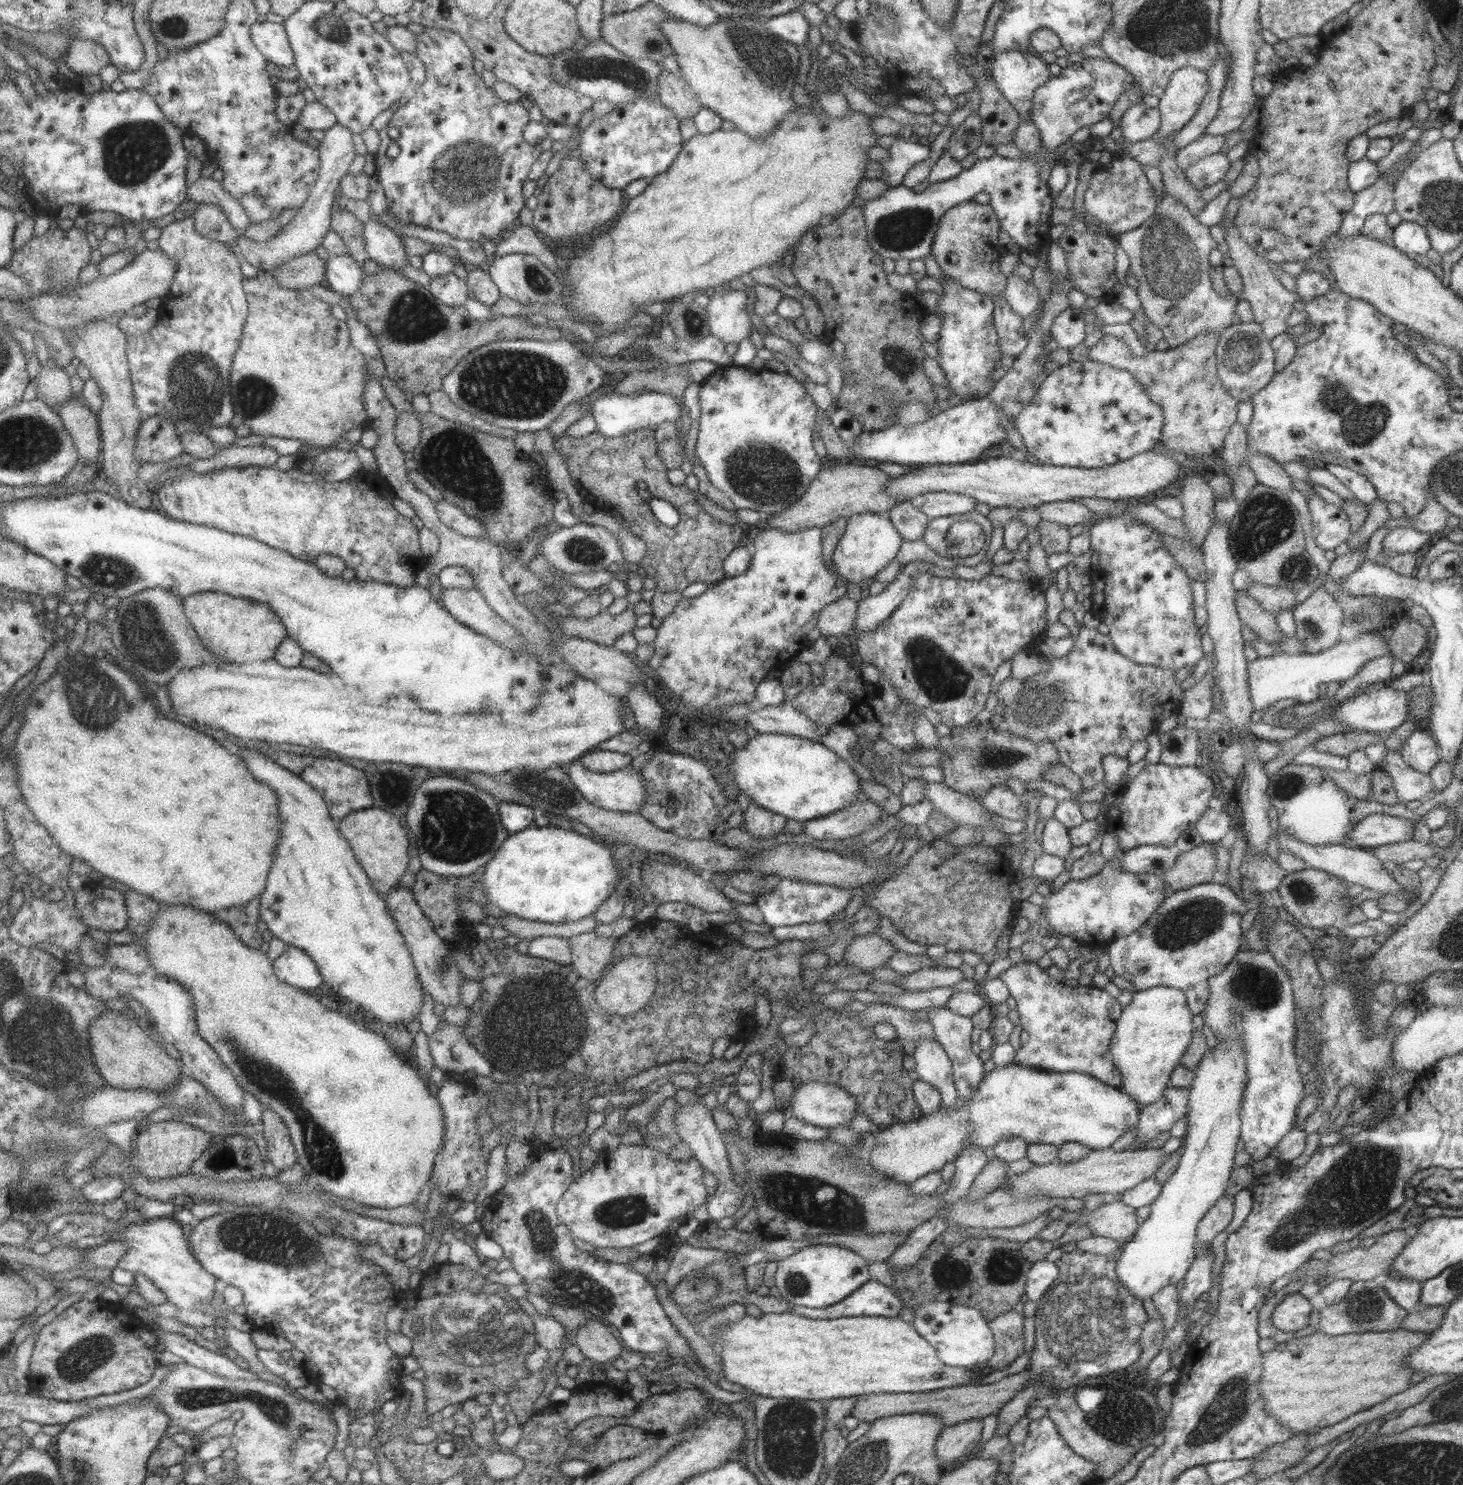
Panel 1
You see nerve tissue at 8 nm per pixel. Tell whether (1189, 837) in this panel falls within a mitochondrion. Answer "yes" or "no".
no

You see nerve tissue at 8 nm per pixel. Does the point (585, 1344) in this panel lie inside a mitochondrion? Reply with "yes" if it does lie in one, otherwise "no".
no

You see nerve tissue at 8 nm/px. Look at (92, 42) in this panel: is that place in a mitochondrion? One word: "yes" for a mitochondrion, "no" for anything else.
no

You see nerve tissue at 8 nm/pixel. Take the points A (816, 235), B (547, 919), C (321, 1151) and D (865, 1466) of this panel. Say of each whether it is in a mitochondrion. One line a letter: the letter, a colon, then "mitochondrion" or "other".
A: other
B: other
C: mitochondrion
D: mitochondrion

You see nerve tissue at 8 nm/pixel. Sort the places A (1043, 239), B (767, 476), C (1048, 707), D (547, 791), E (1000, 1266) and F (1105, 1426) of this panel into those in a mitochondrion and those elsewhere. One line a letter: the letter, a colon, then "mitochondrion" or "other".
A: other
B: mitochondrion
C: mitochondrion
D: mitochondrion
E: mitochondrion
F: mitochondrion

